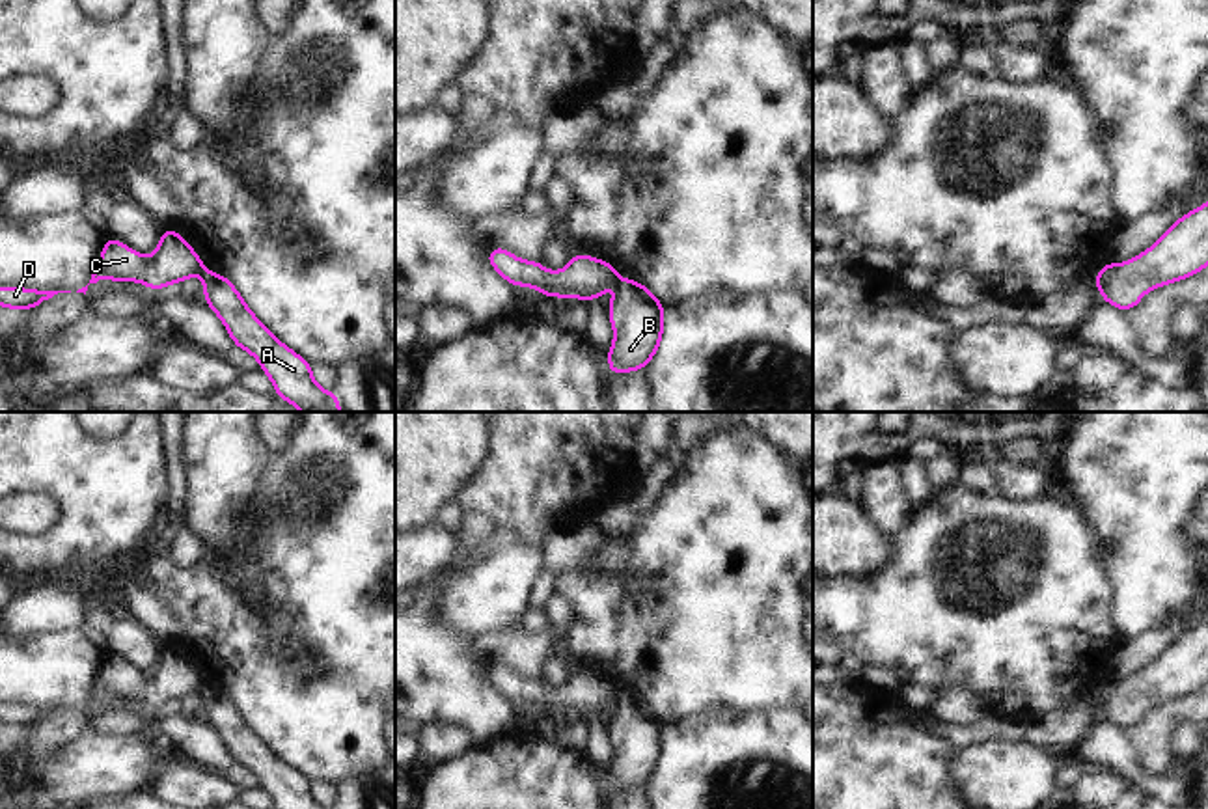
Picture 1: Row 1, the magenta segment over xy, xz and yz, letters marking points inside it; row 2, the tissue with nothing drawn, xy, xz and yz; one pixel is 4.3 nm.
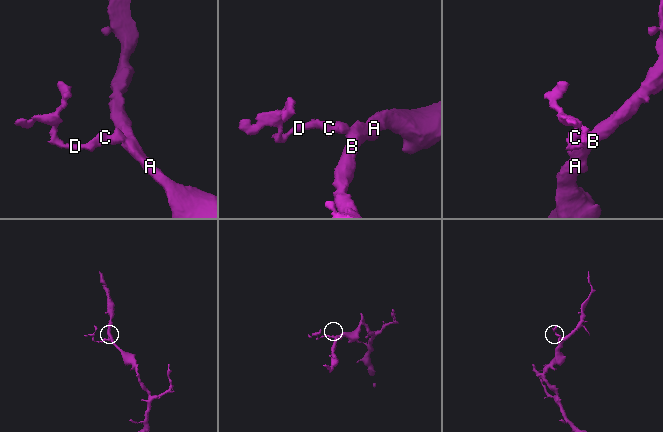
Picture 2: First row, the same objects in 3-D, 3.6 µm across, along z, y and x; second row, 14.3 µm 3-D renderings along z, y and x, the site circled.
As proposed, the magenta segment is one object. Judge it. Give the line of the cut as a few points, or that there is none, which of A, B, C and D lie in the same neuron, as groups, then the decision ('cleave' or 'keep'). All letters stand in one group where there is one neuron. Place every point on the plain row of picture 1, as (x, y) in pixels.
xz (621, 698), (617, 705) | A B / C D | cleave

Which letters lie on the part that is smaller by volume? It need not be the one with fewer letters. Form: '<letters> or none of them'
C, D

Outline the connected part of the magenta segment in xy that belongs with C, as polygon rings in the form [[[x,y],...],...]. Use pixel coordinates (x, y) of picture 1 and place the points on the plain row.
[[[162,645],[162,656],[151,675],[145,675],[117,656],[106,654],[103,677],[95,680],[89,701],[110,695],[117,701],[144,699],[149,708],[168,701],[181,701],[190,693],[203,693],[203,679],[173,647]]]

